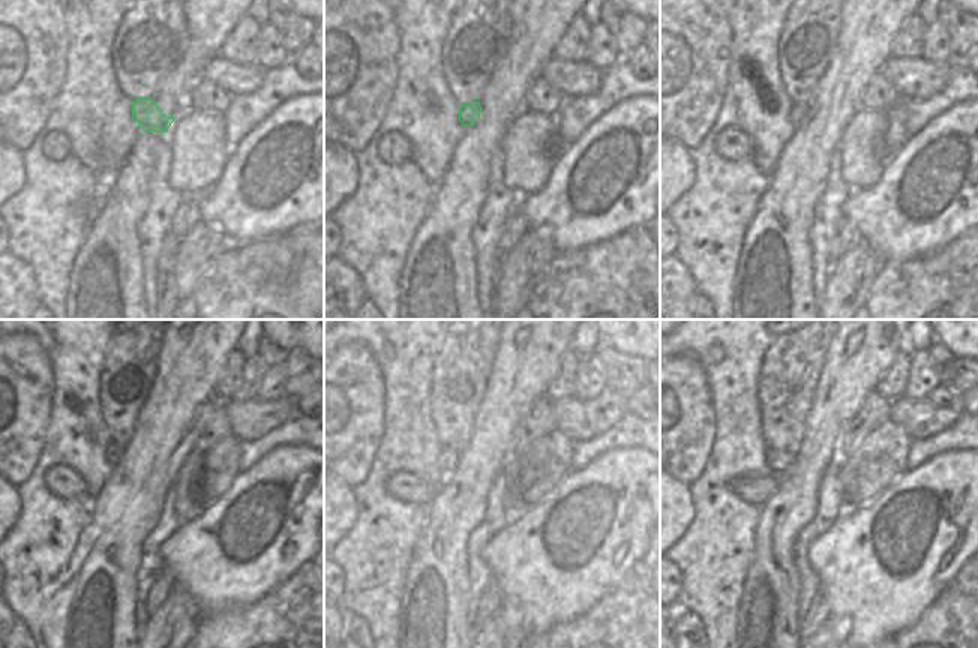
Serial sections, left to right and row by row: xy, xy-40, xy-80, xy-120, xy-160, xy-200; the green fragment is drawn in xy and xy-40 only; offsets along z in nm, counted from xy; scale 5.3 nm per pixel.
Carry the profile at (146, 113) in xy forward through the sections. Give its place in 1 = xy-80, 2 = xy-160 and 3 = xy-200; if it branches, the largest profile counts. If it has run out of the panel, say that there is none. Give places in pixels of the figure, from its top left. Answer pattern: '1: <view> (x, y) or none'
1: xy-80 (800, 114)
2: xy-160 (447, 459)
3: xy-200 (779, 464)

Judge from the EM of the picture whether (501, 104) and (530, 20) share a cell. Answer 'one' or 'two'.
one

